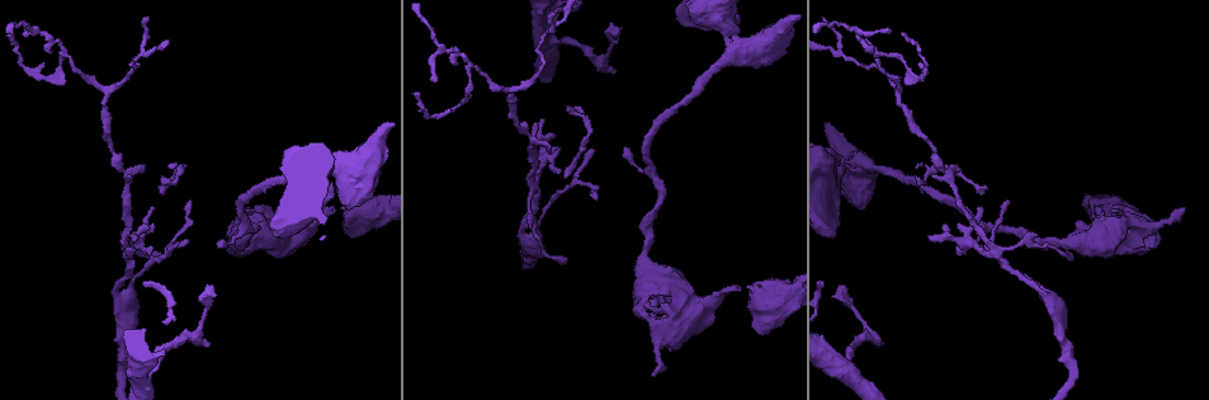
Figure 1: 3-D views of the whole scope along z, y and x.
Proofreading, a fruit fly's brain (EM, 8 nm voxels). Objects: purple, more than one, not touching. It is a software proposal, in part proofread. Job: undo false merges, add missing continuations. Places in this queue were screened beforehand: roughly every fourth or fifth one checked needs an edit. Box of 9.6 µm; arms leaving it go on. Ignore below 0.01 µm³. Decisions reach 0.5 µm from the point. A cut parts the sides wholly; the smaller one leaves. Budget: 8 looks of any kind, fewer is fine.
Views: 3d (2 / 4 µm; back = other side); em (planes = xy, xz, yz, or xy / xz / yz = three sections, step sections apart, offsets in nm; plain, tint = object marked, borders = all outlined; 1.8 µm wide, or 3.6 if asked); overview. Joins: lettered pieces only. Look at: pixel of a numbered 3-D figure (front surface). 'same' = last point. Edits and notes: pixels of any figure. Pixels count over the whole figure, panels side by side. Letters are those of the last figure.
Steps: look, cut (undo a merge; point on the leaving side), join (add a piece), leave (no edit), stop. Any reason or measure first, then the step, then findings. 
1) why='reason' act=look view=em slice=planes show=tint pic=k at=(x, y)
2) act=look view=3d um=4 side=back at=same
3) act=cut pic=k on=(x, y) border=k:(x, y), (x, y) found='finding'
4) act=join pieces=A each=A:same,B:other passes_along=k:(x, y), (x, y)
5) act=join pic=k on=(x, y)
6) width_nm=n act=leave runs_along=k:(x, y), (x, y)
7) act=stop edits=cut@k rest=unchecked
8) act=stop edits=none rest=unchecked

act=look view=3d um=2 pic=1 at=(655, 374)

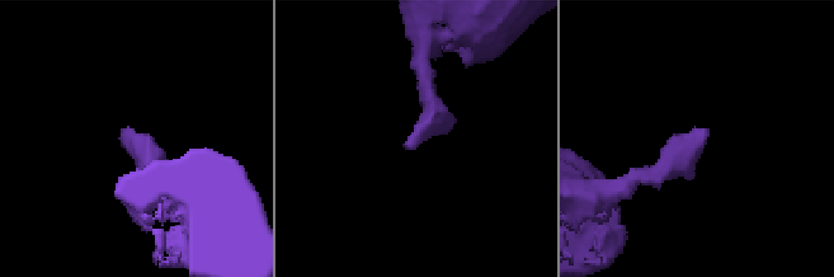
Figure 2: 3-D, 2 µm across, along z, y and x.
why='need the tissue' act=look view=em slice=xz step=4 show=borders pic=2 at=(409, 147)

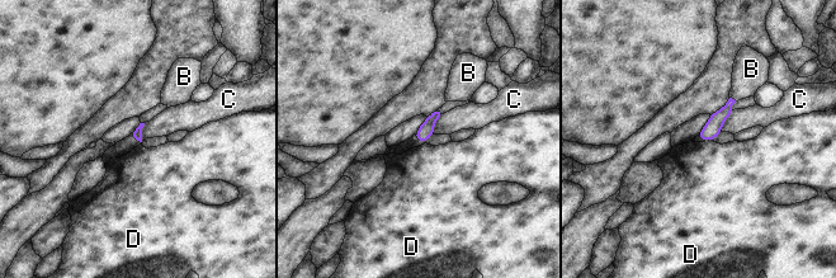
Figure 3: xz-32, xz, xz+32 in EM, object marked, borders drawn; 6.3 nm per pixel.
longest_contact=C:160nm act=leave each=B:other,C:other,D:other border=3:(705, 140), (712, 141) found='none of them fits'

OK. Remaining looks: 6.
why='abrupt turn' act=look view=3d um=4 pic=1 at=(1098, 240)

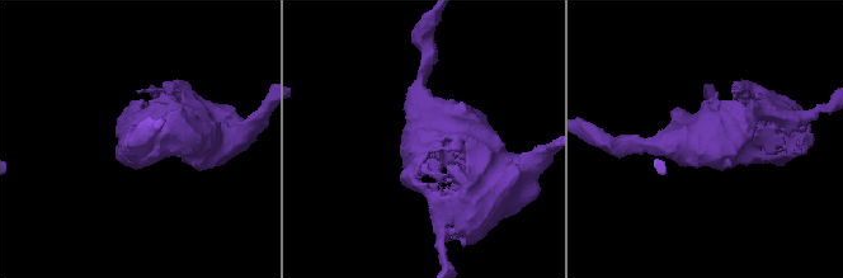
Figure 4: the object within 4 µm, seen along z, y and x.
act=look view=em um=3.6 slice=planes show=borders pic=4 at=(425, 142)

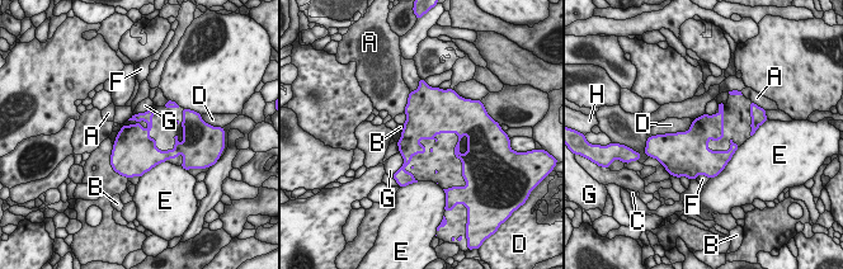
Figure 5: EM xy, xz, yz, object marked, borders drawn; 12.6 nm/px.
act=leave each=A:other,B:other,C:other,D:other,E:other,F:other,G:other,H:other border=5:(693, 119), (686, 131), (663, 135) found='continuous, no second neuron'

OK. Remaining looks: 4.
why='looks like a crossing' act=look view=3d um=2 pic=1 at=(530, 187)

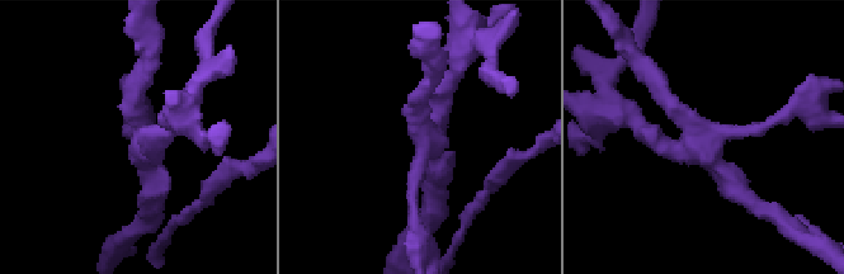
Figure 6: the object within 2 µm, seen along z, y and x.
arms=4 act=look view=em slice=planes show=plain pic=6 at=(696, 143)

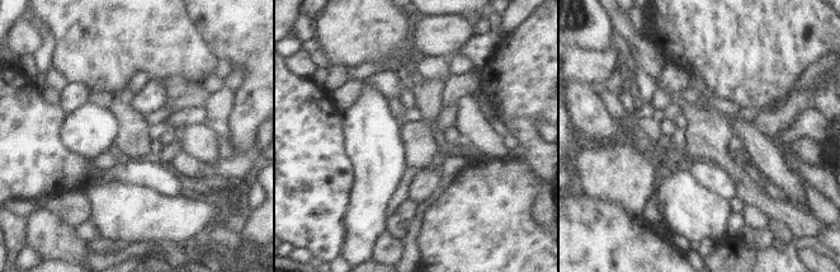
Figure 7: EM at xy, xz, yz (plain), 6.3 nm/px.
why='what lies round it' act=look view=em slice=planes show=borders at=same

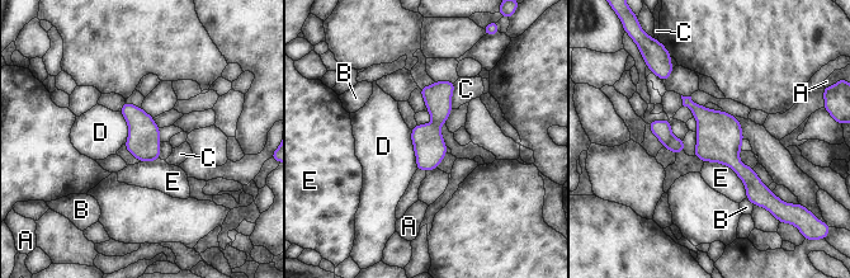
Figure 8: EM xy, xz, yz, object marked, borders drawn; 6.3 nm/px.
width_nm=200 act=leave each=A:other,B:other,C:other,D:other,E:other border=8:(410, 130), (416, 169) found='one neuron here'

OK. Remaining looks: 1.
act=stop edits=none rest=unchecked

